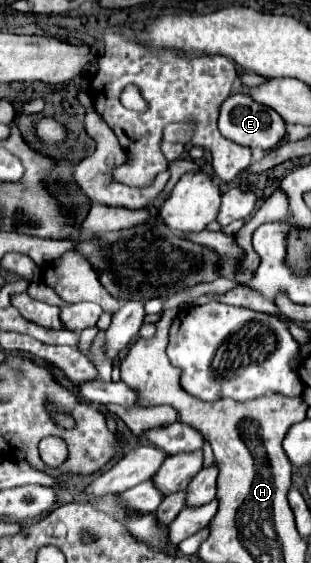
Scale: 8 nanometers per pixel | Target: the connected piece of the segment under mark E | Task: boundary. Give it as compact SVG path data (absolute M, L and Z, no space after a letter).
M234 94L228 100L224 100L224 104L220 106L218 128L220 128L222 136L226 136L228 140L232 140L232 142L236 142L240 146L270 150L270 148L274 148L284 138L284 134L286 134L284 126L286 124L284 124L284 120L280 118L280 114L276 110L254 102L246 94Z

